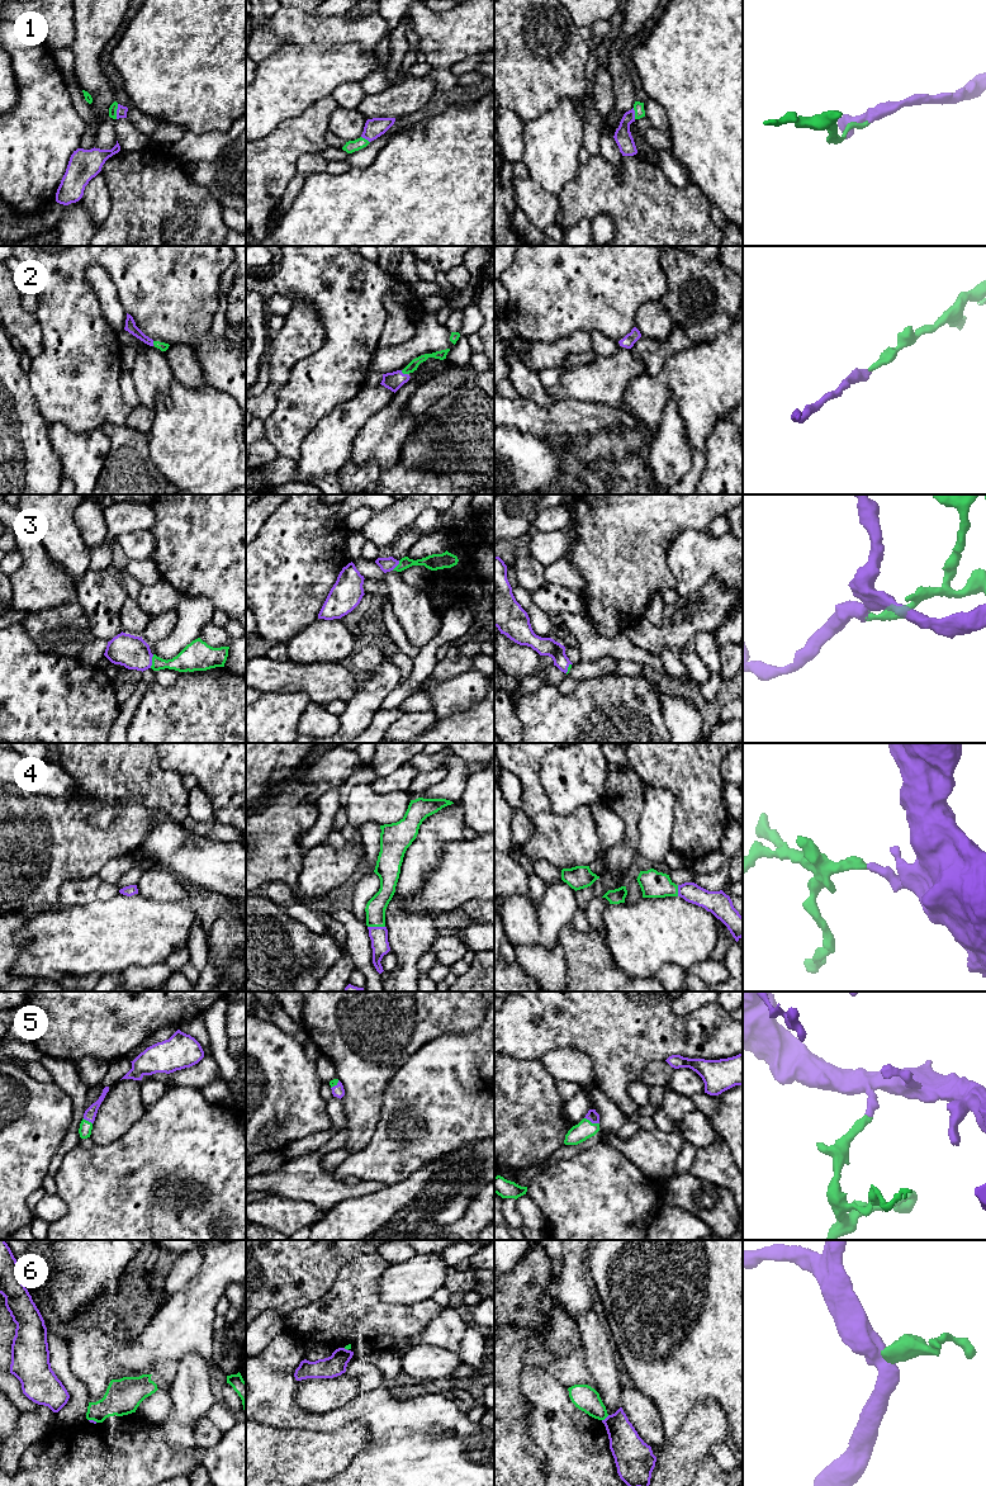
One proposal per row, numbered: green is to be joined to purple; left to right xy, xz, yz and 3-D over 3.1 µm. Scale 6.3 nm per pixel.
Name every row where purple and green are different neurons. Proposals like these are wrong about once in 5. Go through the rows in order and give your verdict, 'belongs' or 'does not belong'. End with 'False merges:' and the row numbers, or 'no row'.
1: belongs
2: belongs
3: belongs
4: belongs
5: belongs
6: does not belong
False merges: 6

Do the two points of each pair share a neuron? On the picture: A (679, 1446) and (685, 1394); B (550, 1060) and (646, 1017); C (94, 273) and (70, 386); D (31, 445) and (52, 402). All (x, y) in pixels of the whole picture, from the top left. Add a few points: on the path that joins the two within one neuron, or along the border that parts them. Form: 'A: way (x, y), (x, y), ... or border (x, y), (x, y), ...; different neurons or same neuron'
A: border (701, 1400), (692, 1406), (682, 1425), (667, 1440); different neurons
B: border (546, 1053), (576, 1047), (591, 1060), (595, 1072); different neurons
C: border (93, 264), (86, 271), (86, 278), (103, 312); different neurons
D: border (31, 392), (39, 413), (48, 425); different neurons

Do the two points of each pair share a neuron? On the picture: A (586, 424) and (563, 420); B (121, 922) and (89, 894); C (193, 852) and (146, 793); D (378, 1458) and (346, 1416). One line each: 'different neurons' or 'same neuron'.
A: same neuron
B: different neurons
C: different neurons
D: same neuron

